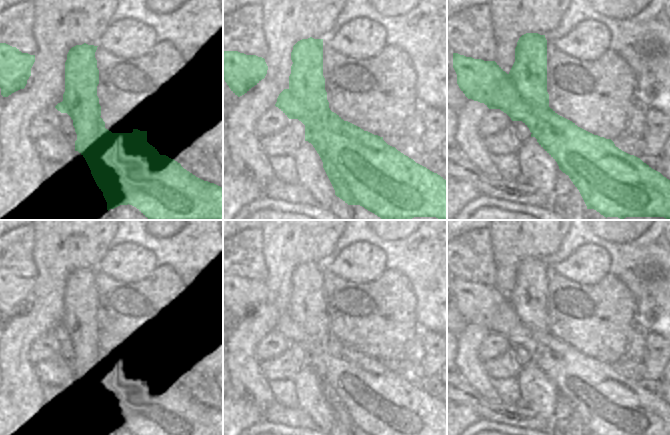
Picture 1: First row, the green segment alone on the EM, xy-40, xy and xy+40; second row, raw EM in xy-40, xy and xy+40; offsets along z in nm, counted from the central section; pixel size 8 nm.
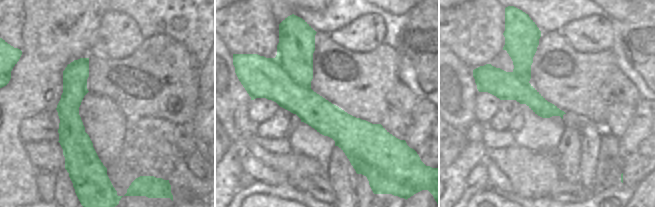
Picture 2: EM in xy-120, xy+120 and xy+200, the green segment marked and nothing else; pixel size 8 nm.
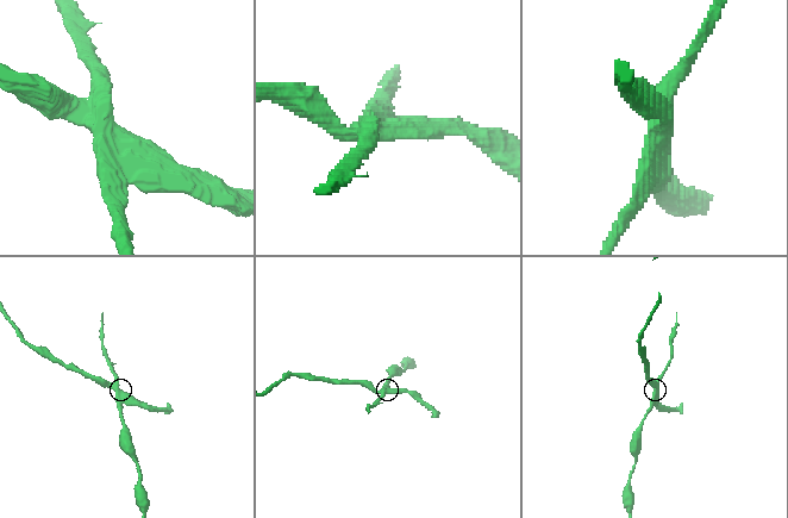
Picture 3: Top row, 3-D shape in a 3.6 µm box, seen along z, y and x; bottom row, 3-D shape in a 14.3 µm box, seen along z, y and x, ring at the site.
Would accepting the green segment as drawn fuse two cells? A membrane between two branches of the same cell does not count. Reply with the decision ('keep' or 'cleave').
cleave

